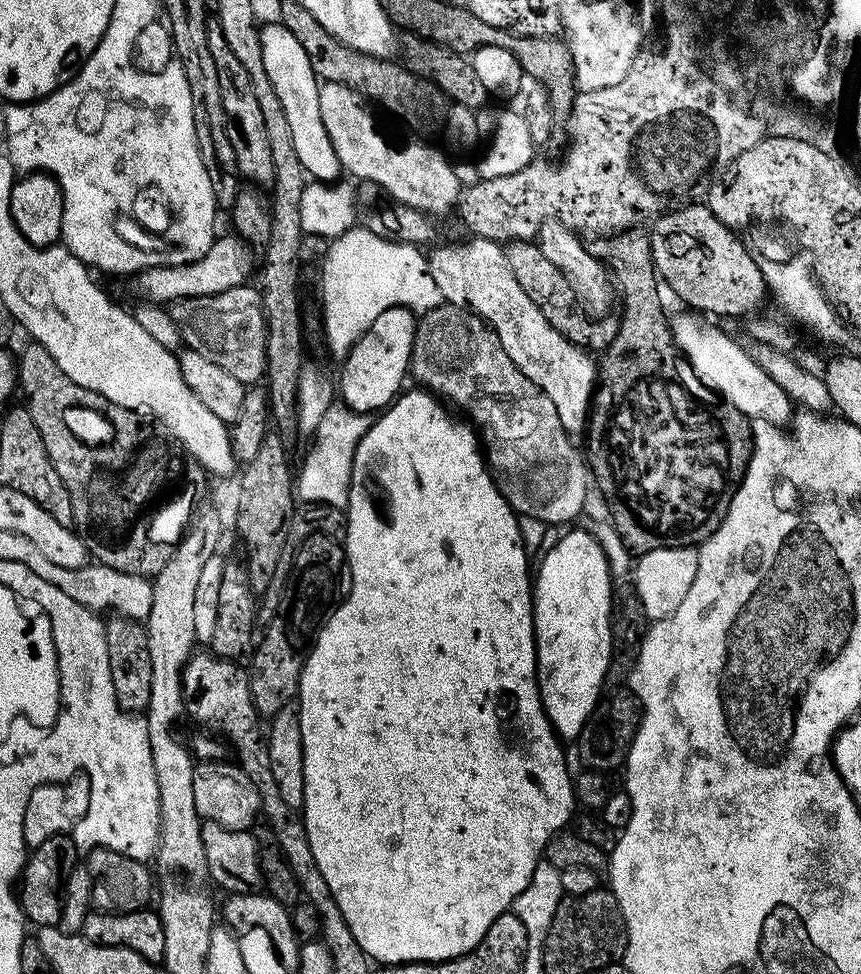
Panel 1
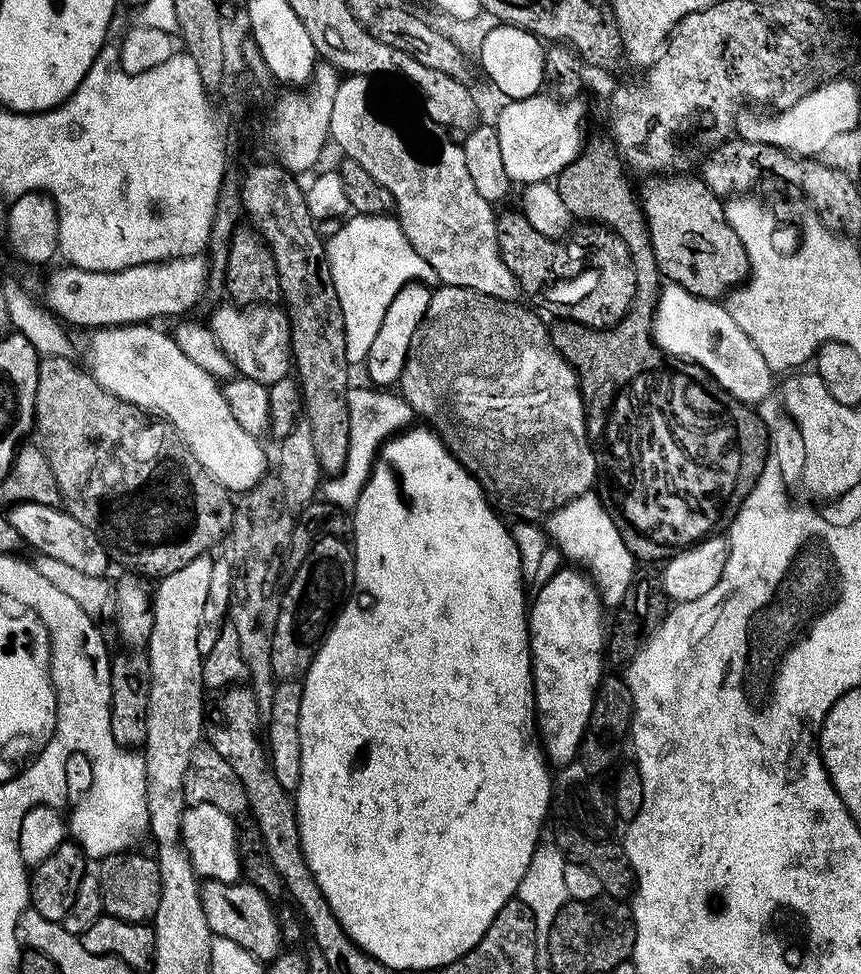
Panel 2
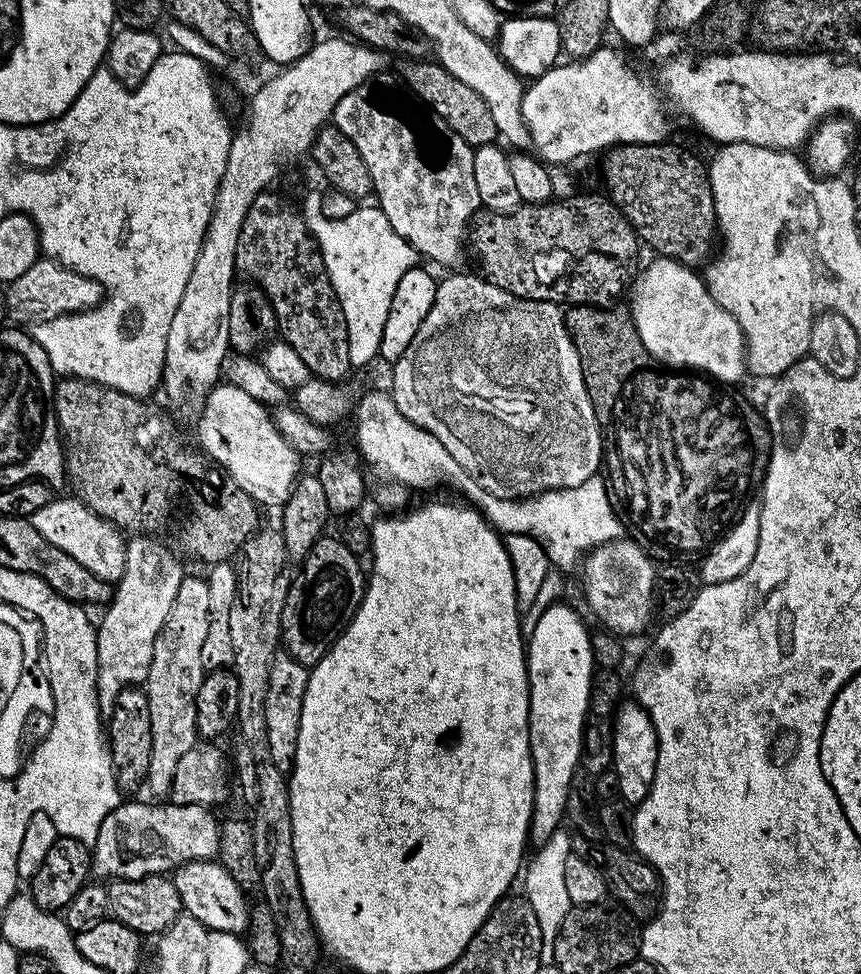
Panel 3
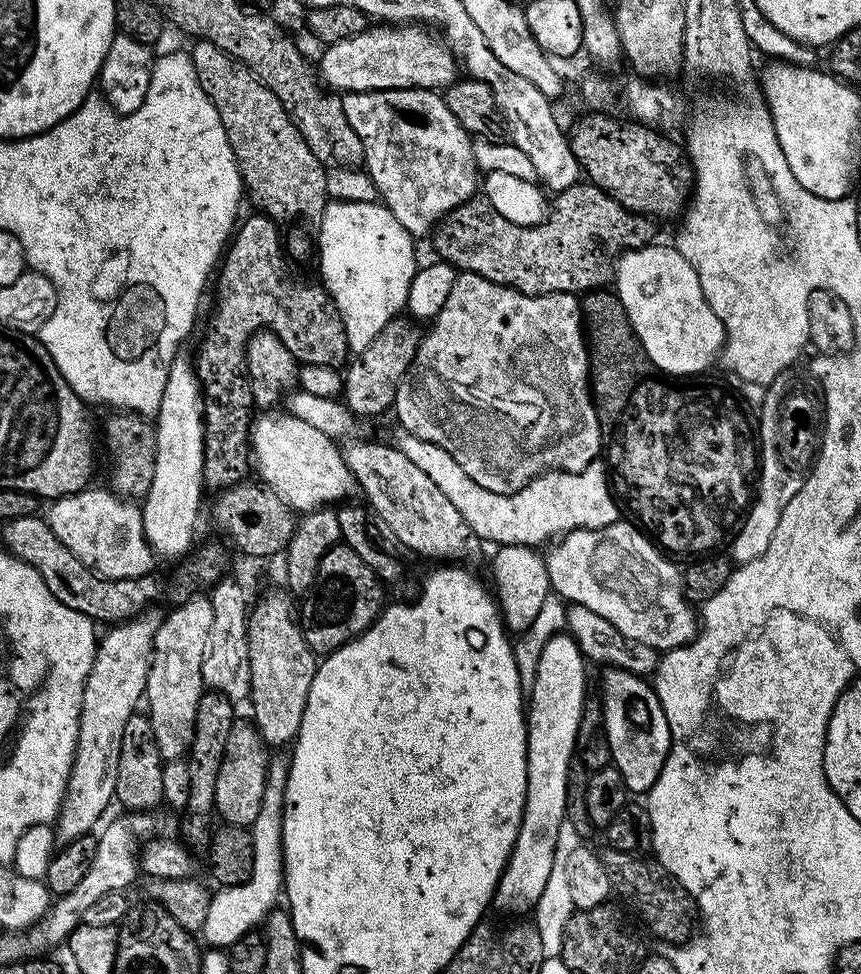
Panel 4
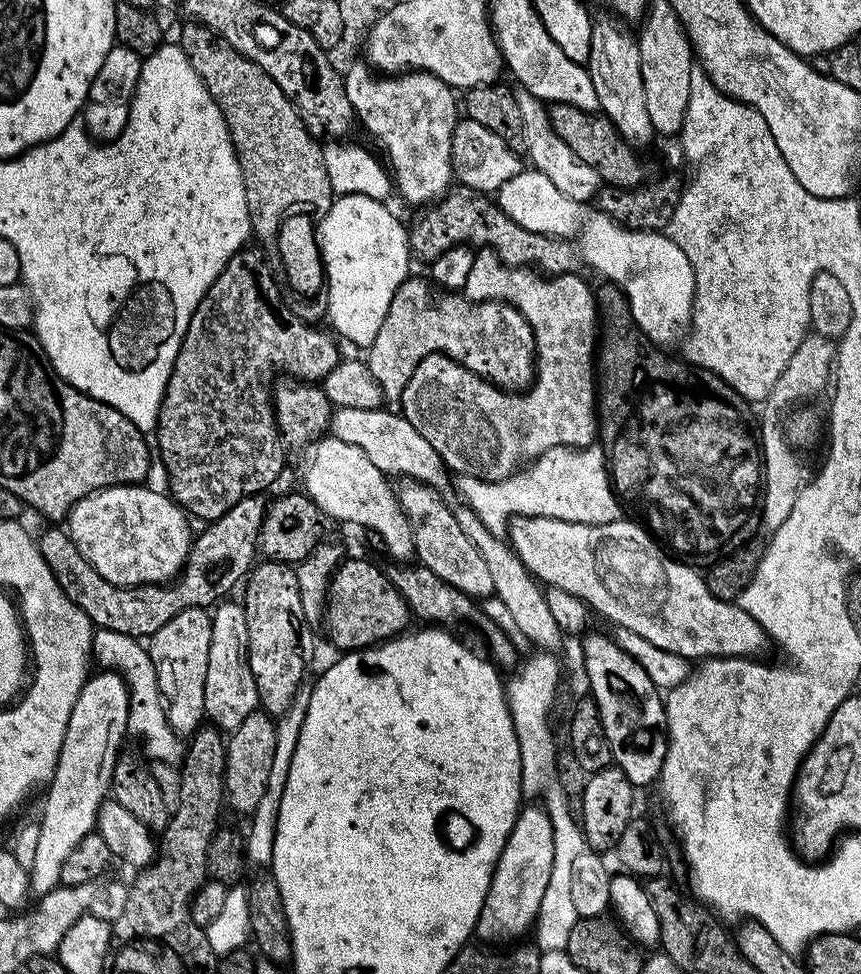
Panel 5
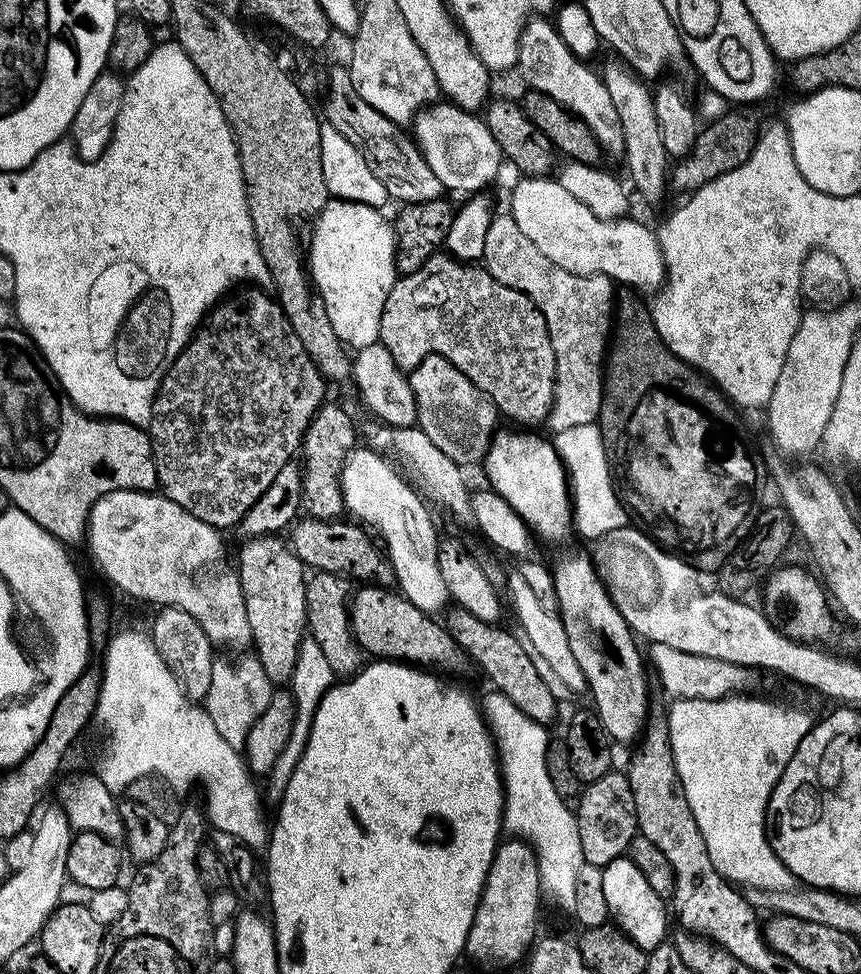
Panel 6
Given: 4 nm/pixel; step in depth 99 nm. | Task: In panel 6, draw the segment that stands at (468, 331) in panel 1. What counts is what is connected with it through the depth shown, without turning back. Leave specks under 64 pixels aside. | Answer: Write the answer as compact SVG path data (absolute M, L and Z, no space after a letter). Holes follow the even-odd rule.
M510 214L493 215L492 225L486 234L486 250L482 264L498 282L523 290L546 318L550 342L554 342L556 359L556 389L552 413L546 421L547 427L552 427L551 431L558 433L574 426L593 423L600 414L600 403L604 393L606 349L609 347L610 333L614 327L614 282L608 276L597 272L579 276L570 270L562 270L562 266L554 266L554 262L550 262L550 258L546 258L546 254L542 254L542 250L538 250L538 246L534 246L534 242L530 242L530 238L522 234L522 230L518 230ZM427 356L408 376L416 399L416 424L454 463L479 465L497 431L498 413L486 396L446 358Z

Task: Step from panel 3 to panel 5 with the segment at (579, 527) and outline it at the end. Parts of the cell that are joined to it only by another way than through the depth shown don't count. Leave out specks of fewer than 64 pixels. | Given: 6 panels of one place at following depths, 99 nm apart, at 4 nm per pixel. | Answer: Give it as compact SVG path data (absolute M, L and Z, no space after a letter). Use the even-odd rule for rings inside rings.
M591 444L587 448L572 449L554 446L527 467L498 482L488 482L472 475L457 477L456 483L465 500L465 505L474 510L476 516L490 530L490 534L503 537L507 533L510 521L518 516L550 517L555 520L572 521L575 524L608 524L621 519L621 503L617 498L609 473L603 447Z

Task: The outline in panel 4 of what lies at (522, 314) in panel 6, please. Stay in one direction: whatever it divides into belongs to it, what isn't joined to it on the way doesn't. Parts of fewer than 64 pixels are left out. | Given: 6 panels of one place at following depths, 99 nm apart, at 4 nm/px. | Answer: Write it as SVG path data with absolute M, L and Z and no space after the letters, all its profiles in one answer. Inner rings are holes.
M392 319L382 326L378 338L374 338L366 350L358 353L356 361L353 359L347 365L348 373L345 371L342 376L342 400L356 417L380 416L395 405L398 386L420 345L422 332L415 327L419 328L411 319Z

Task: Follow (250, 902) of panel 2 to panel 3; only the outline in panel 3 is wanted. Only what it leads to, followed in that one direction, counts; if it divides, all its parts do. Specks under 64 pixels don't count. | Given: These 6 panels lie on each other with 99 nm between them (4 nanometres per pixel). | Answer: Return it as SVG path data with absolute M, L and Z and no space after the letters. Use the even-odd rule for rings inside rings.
M215 859L186 862L171 873L170 879L176 885L183 911L198 918L198 922L202 922L202 926L206 926L209 932L247 933L250 900L244 897L247 896L245 889L240 888L238 882L234 882L234 878L230 878L230 874L226 874L226 870Z

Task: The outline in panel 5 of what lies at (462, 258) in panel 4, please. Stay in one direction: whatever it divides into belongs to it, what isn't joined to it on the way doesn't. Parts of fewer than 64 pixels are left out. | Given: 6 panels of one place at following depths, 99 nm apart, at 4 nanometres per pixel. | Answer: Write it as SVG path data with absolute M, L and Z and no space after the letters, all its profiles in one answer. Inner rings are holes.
M453 186L444 193L438 200L432 201L423 209L424 212L408 228L408 247L411 255L416 256L425 262L437 260L446 250L456 248L460 244L469 246L483 246L485 249L496 253L501 262L510 268L523 268L525 270L539 270L549 276L567 276L577 271L576 267L581 267L582 261L577 245L571 240L562 240L559 236L543 236L537 232L526 230L518 226L518 222L511 220L495 199L489 198L485 193L466 188L463 186Z

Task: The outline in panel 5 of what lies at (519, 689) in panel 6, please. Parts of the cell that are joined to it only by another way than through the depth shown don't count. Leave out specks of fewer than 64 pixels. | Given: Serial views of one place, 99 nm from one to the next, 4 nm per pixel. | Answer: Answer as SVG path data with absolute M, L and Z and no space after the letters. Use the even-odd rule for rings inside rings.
M390 562L385 565L385 576L403 597L406 598L407 604L413 615L426 624L433 624L443 628L455 628L454 626L464 626L466 624L476 624L479 630L484 634L488 644L489 657L499 669L515 669L520 662L520 655L515 650L508 636L488 619L485 612L475 602L475 599L450 586L448 582L443 582L438 574L421 564L407 564L404 562Z

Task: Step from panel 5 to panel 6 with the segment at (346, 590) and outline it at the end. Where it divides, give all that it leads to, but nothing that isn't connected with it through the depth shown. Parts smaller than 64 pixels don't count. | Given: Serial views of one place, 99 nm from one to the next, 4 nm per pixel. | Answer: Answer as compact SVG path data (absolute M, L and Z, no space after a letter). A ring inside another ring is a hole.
M368 582L357 587L350 596L348 616L349 626L357 646L363 649L369 657L381 660L399 660L401 664L411 664L437 674L464 672L468 666L470 667L469 656L448 633L445 625L435 615L418 610L418 606L414 606L414 602L407 600L399 590L393 590L391 587L381 586L375 582Z

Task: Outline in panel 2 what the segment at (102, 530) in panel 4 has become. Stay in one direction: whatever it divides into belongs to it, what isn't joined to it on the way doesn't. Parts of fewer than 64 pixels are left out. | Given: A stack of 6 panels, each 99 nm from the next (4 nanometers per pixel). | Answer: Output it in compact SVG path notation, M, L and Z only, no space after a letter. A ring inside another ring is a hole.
M17 504L7 513L7 518L14 526L14 530L18 530L21 541L25 545L29 544L30 547L37 548L35 551L39 555L58 558L58 562L66 562L66 566L74 566L74 570L82 570L82 574L104 576L107 573L108 564L110 565L107 548L92 531L86 526L82 526L82 522L78 522L78 518L74 518L72 513L63 507L51 508L41 504Z

